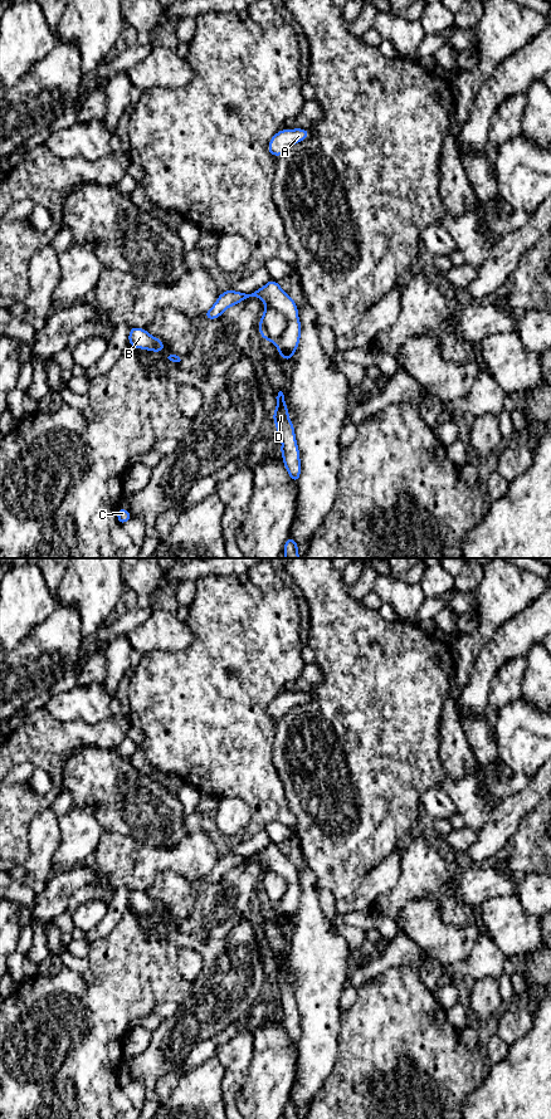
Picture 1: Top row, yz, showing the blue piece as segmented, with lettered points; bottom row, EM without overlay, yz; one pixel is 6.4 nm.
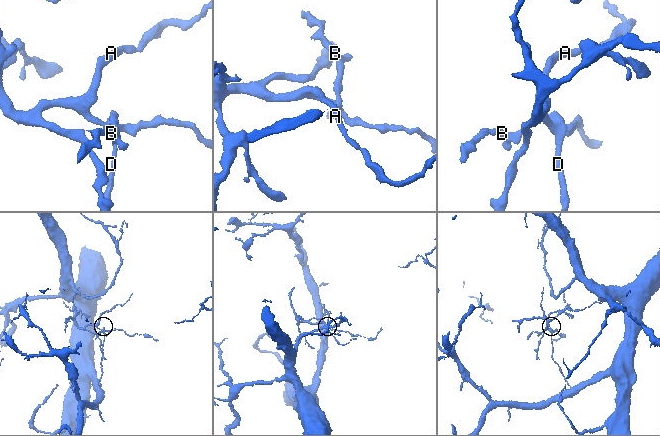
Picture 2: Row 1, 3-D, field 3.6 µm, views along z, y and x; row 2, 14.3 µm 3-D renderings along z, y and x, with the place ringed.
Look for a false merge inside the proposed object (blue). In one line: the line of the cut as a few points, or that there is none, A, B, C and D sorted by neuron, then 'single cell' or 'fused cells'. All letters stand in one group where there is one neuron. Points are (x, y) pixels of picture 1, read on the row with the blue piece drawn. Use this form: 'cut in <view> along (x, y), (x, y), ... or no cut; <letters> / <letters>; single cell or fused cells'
cut in yz along (266, 307), (277, 309), (286, 319), (286, 328), (274, 342); A C / B D; fused cells

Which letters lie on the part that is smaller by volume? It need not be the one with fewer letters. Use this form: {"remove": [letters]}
{"remove": ["A", "C"]}

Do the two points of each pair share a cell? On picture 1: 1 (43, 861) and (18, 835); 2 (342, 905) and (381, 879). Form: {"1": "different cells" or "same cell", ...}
{"1": "different cells", "2": "same cell"}

